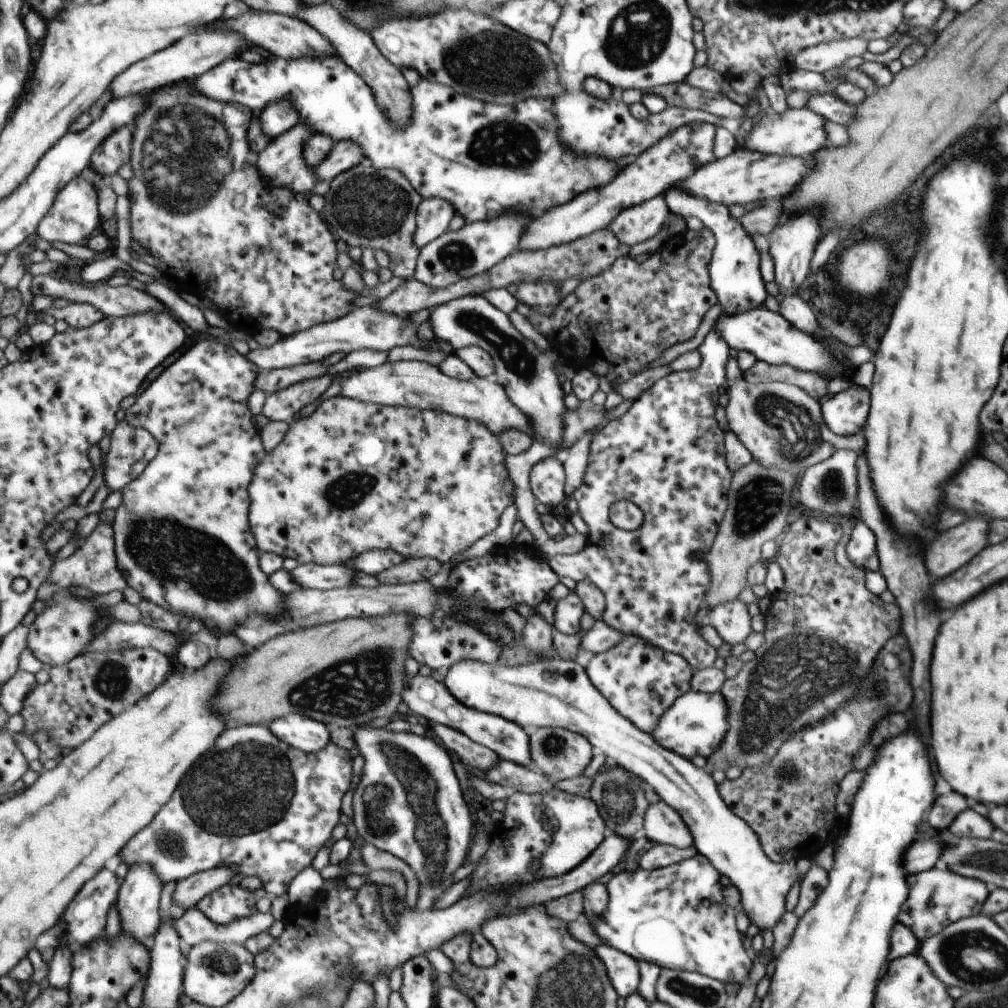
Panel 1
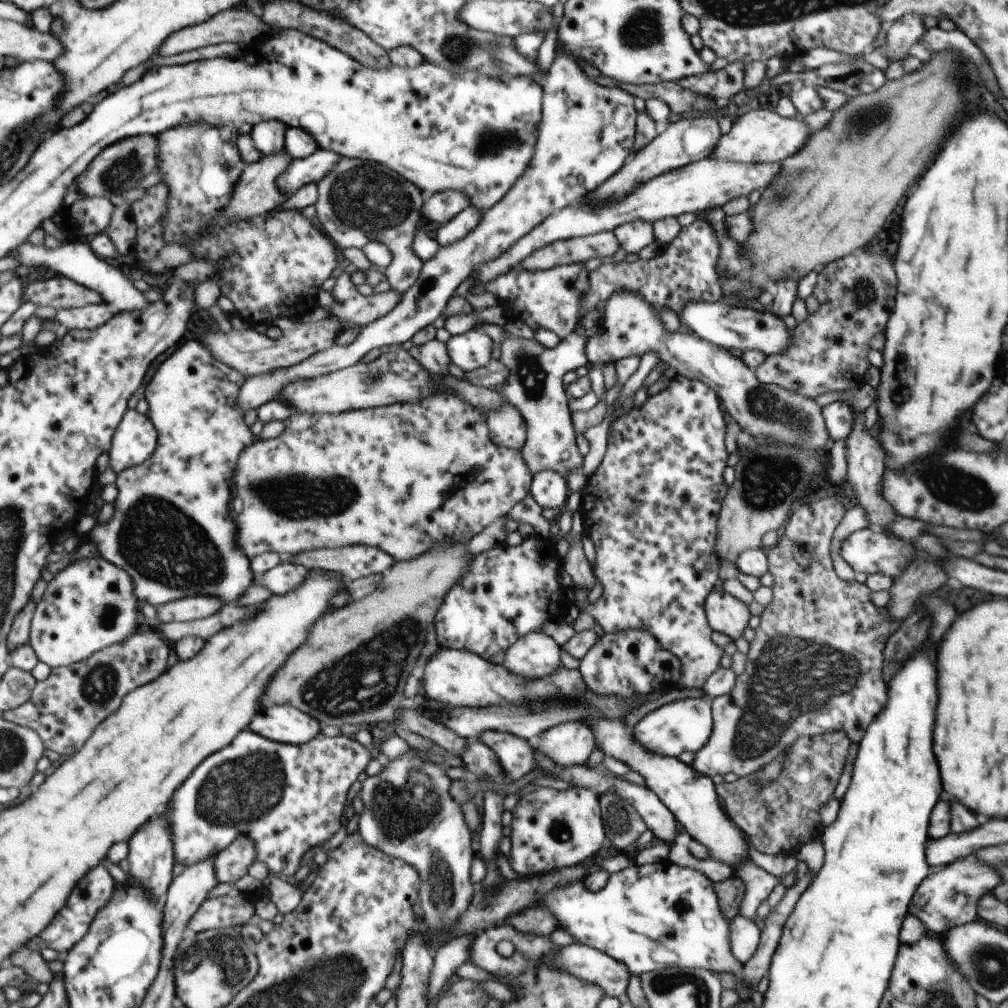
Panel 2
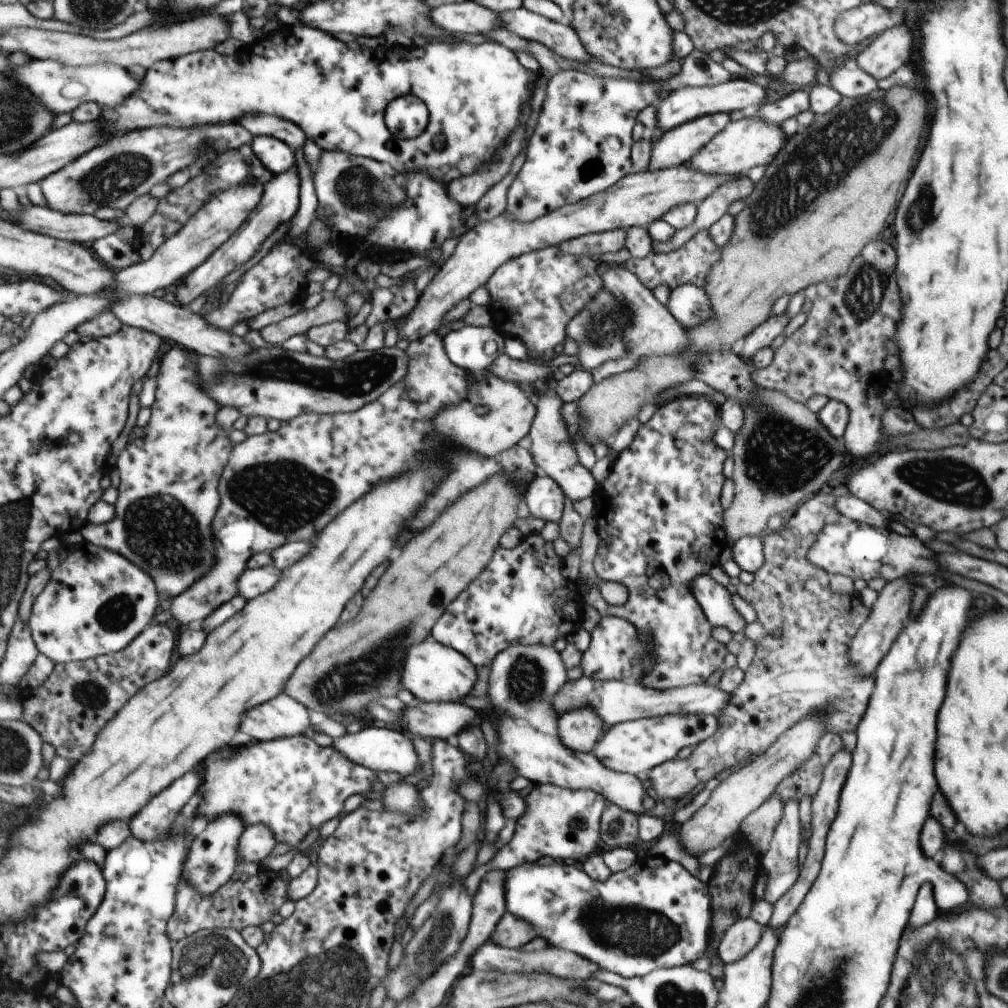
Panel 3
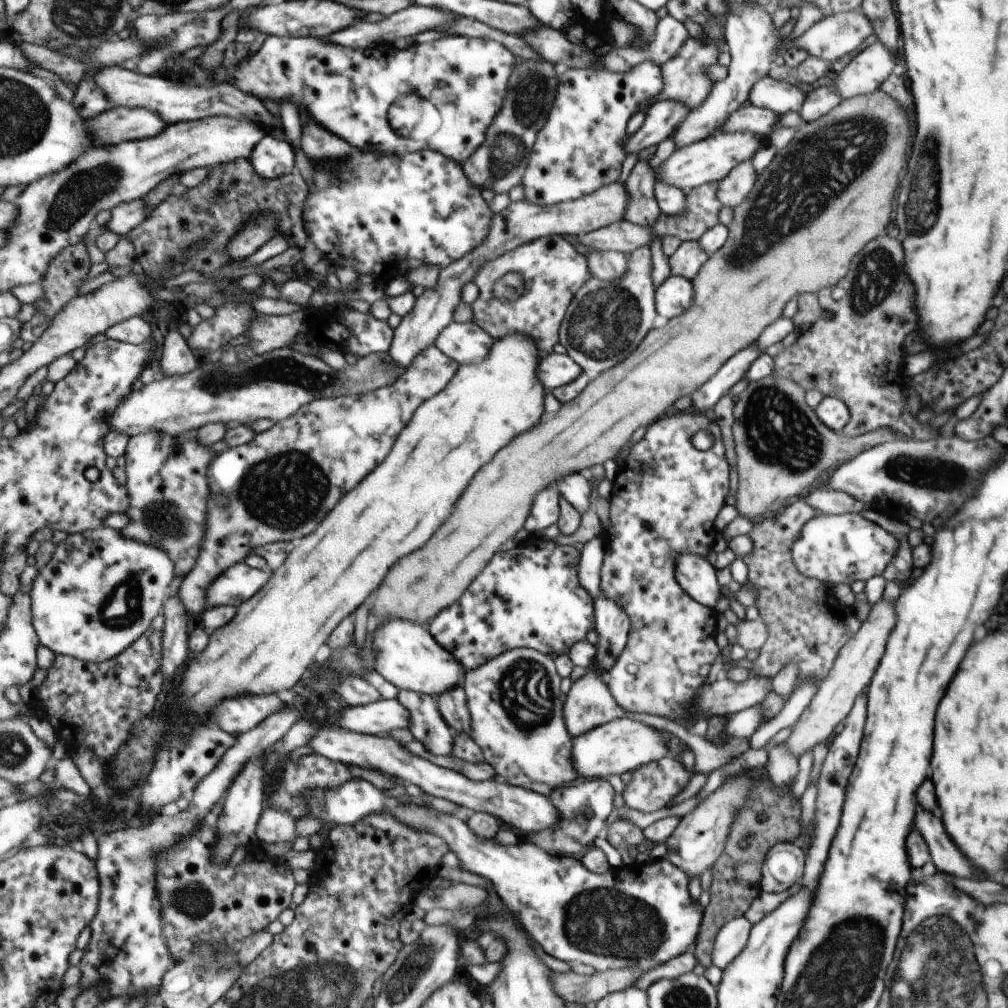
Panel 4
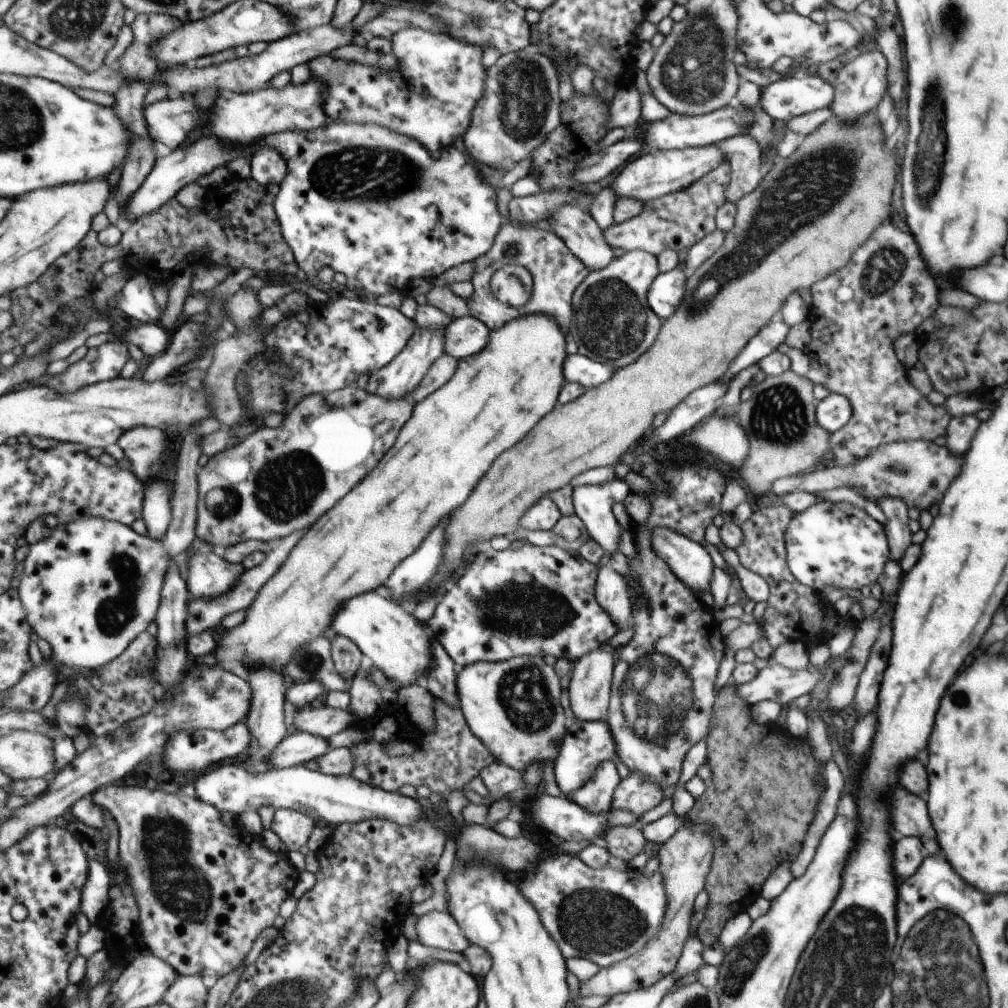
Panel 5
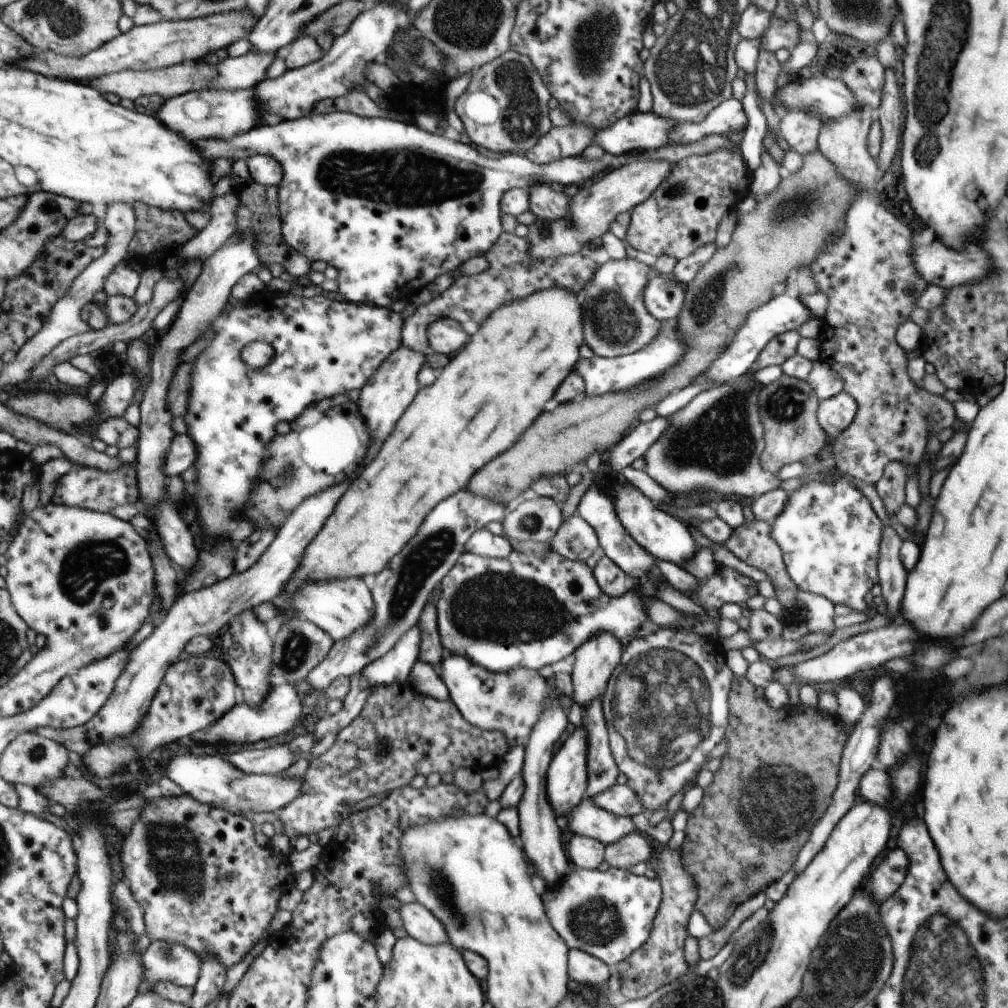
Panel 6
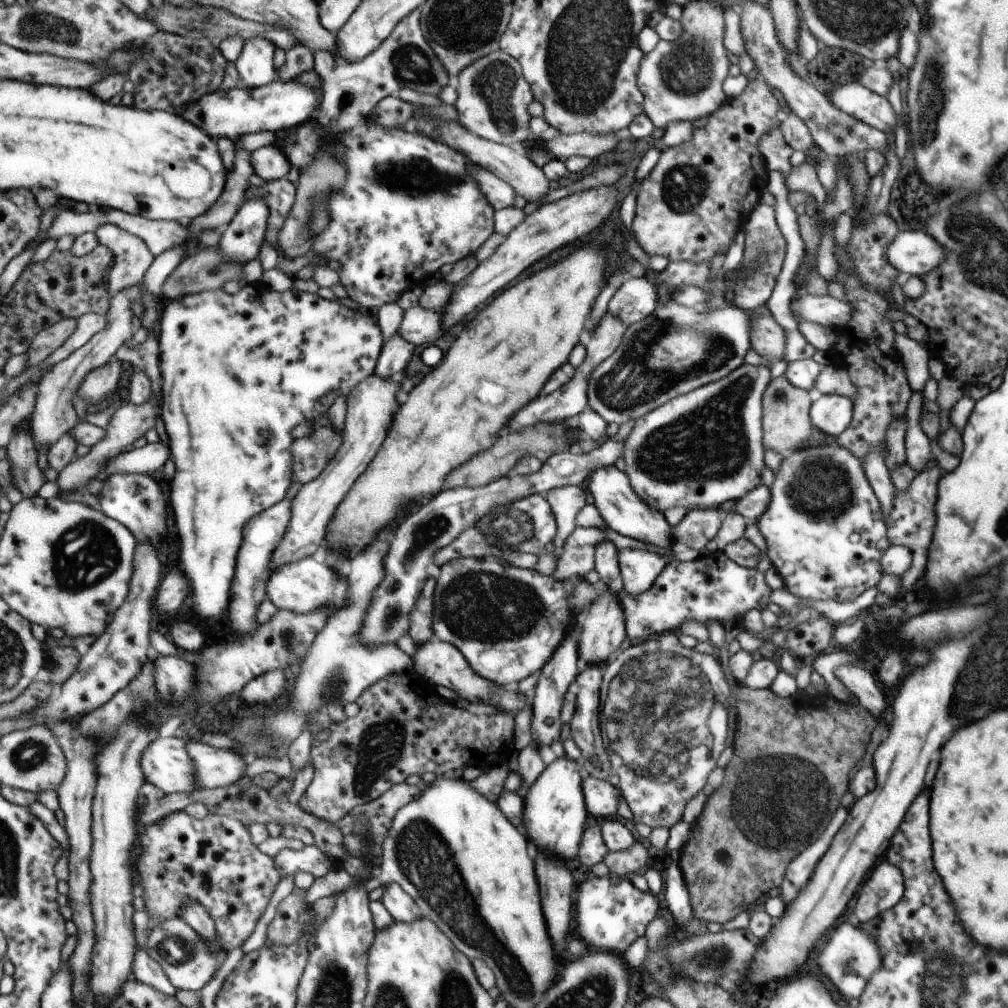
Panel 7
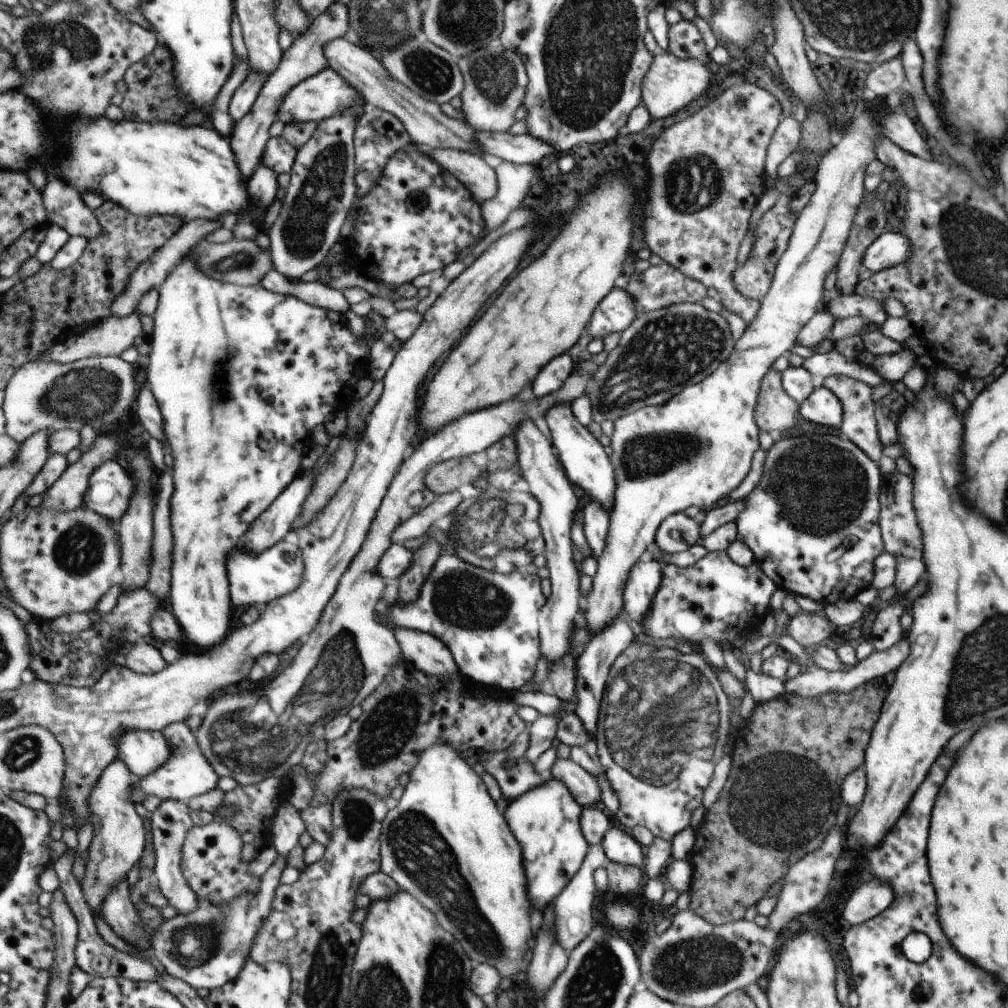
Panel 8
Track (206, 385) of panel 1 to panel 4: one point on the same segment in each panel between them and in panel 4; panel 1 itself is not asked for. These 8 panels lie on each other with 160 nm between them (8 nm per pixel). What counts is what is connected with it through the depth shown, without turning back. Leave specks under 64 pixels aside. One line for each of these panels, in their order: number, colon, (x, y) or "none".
2: (172, 530)
3: (168, 498)
4: (167, 482)

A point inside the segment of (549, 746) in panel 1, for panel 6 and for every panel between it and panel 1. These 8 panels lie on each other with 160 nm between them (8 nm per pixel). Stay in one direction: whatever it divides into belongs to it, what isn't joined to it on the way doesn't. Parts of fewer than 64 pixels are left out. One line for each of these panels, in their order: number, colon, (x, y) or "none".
2: (570, 743)
3: (578, 729)
4: (588, 705)
5: (588, 698)
6: (593, 662)

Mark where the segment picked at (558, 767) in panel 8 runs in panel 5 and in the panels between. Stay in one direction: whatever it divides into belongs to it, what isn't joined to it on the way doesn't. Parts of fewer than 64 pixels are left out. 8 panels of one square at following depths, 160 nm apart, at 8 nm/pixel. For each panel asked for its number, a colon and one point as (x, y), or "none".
5: (635, 795)
6: (620, 800)
7: (602, 796)

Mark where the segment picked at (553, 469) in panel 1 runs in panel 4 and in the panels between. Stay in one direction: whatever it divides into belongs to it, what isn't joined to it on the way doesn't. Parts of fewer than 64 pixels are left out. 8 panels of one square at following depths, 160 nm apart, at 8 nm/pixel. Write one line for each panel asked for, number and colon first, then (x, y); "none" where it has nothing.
2: (548, 490)
3: (544, 499)
4: (544, 512)

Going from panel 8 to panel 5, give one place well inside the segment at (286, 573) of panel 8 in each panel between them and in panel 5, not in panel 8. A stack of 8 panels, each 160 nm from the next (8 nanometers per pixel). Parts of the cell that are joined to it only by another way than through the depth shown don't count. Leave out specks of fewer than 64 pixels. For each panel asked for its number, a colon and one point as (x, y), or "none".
5: (398, 646)
6: (341, 607)
7: (306, 586)

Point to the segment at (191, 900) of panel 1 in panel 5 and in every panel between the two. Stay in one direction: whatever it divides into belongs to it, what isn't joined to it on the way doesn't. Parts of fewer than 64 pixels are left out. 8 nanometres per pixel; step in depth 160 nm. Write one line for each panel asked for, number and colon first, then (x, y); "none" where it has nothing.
2: (233, 863)
3: (257, 842)
4: (274, 826)
5: (294, 828)

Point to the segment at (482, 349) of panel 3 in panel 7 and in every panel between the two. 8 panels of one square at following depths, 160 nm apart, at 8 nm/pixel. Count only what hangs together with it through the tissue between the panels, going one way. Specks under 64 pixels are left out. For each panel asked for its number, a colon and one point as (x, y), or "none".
4: (465, 343)
5: (465, 336)
6: (444, 335)
7: (417, 325)

